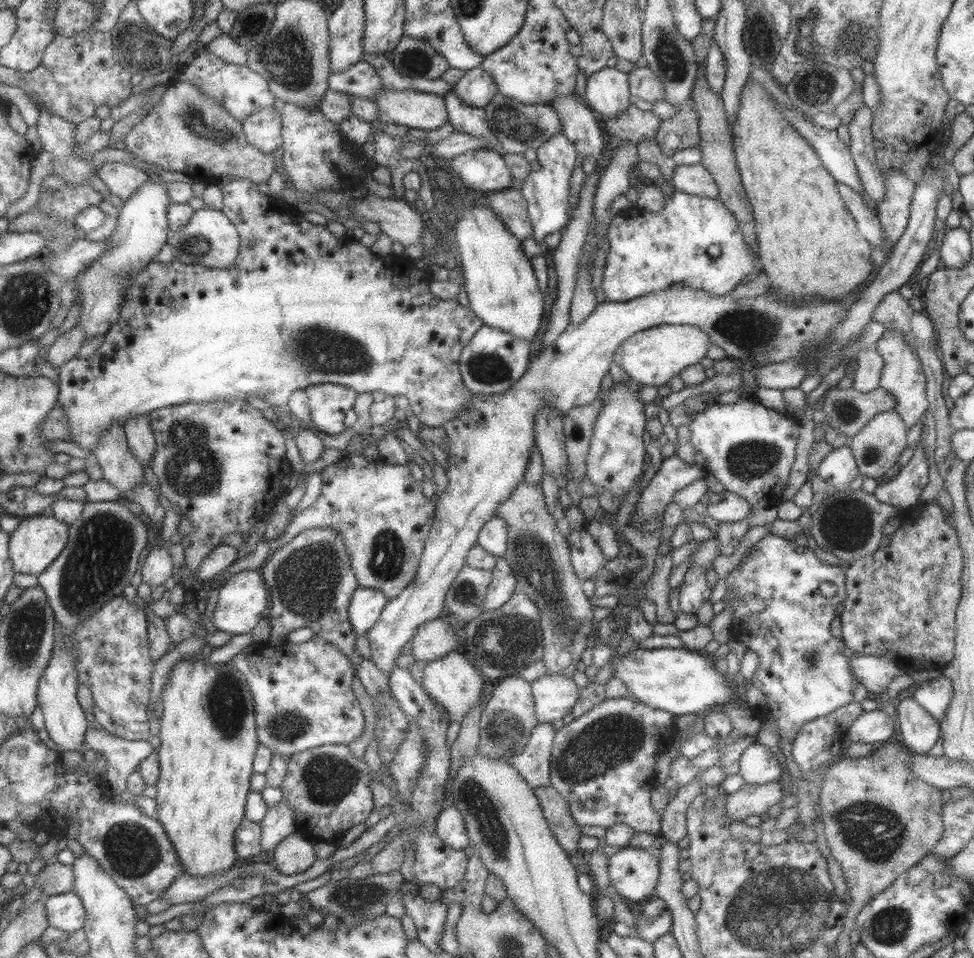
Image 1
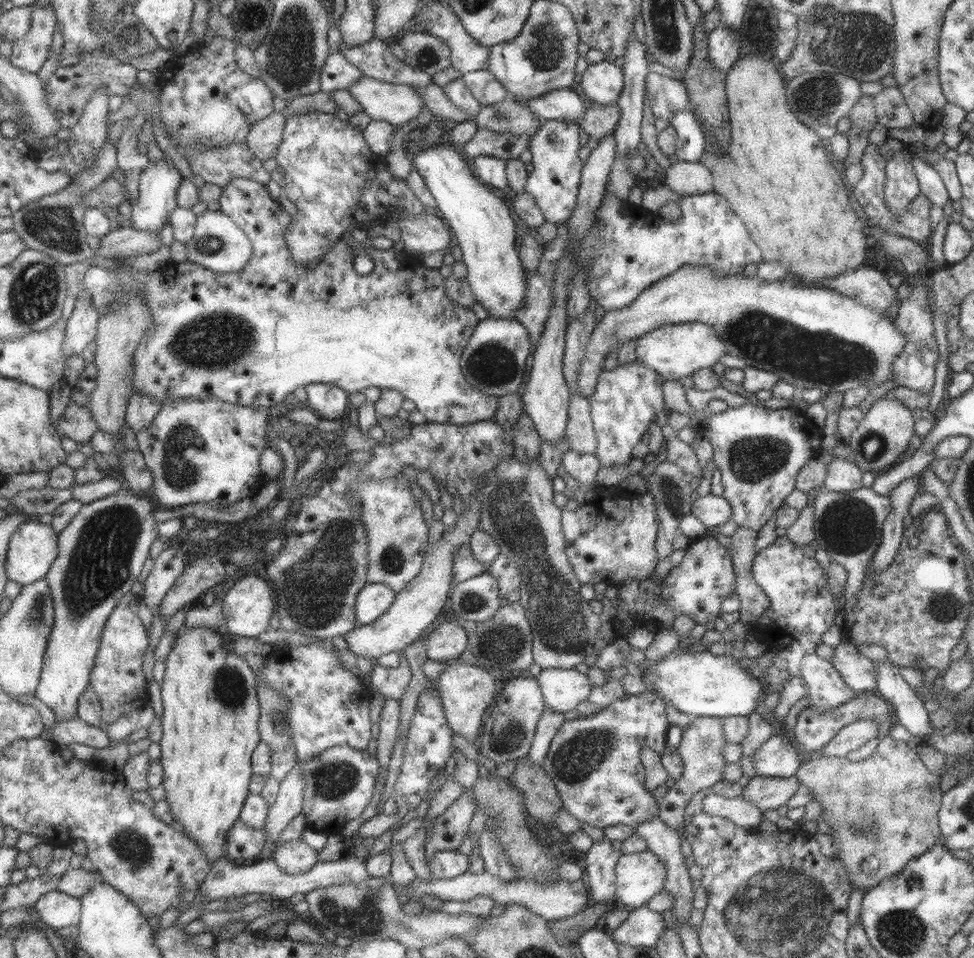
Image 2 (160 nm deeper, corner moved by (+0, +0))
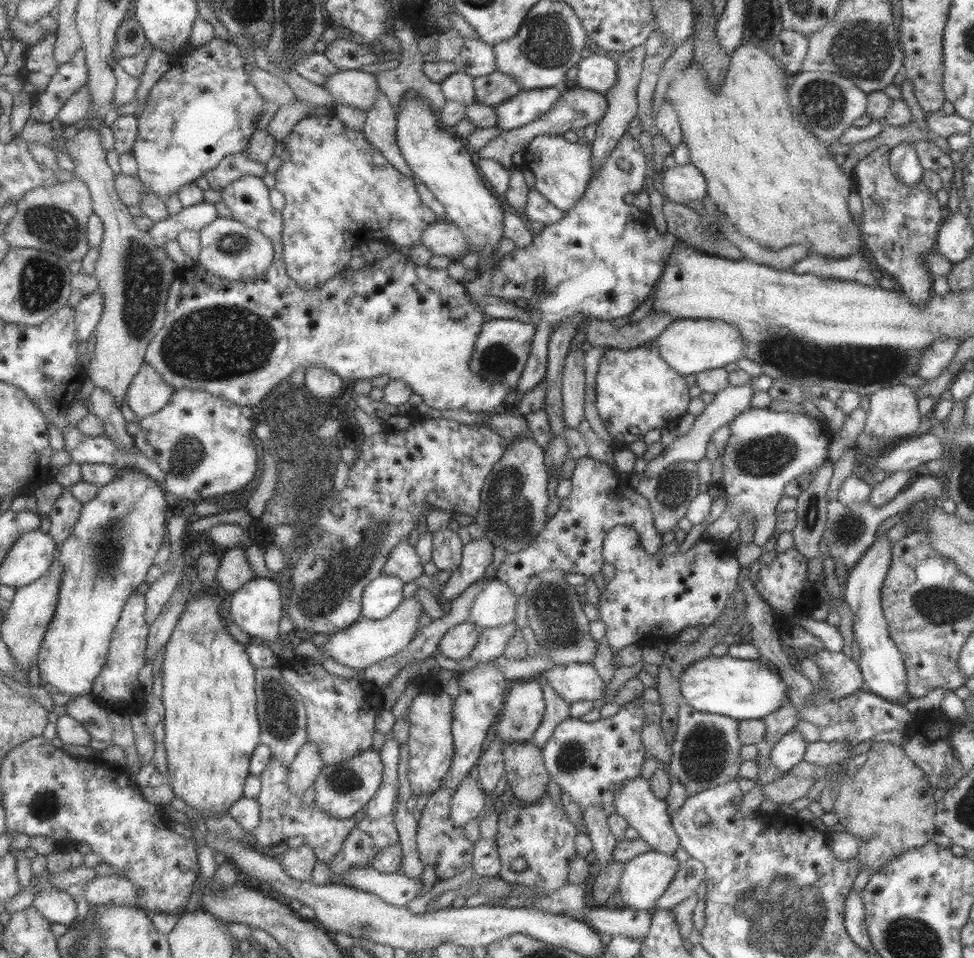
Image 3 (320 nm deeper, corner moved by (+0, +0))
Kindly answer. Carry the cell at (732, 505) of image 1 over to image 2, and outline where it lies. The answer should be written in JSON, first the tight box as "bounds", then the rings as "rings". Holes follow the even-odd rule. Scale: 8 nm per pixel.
{"bounds":[690,493,731,527],"rings":[[[711,493],[699,495],[690,505],[690,514],[705,527],[716,527],[729,520],[731,507],[729,503],[720,496],[711,495]]]}

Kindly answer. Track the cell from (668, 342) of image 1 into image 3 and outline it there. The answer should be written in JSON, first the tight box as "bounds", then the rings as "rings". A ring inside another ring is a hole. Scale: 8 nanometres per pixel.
{"bounds":[653,319,744,374],"rings":[[[674,319],[653,343],[671,370],[682,374],[697,374],[707,369],[723,368],[744,354],[740,332],[736,326],[719,319]]]}

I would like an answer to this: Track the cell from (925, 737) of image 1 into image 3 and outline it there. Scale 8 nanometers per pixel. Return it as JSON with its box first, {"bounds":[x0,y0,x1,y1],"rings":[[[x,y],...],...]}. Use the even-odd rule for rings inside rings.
{"bounds":[843,533,907,701],"rings":[[[884,533],[875,541],[853,565],[846,578],[843,596],[852,615],[852,635],[859,649],[857,667],[863,678],[864,690],[888,701],[894,701],[907,693],[907,677],[901,654],[889,638],[887,623],[881,608],[880,588],[887,574],[893,542],[886,540]]]}

